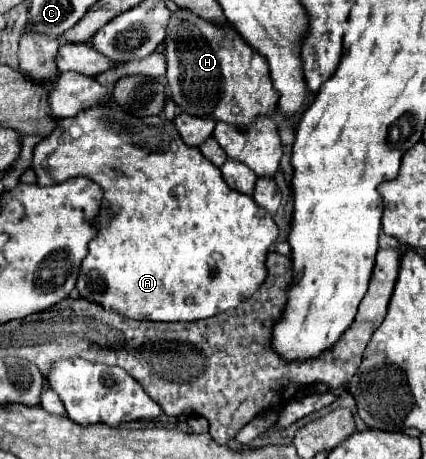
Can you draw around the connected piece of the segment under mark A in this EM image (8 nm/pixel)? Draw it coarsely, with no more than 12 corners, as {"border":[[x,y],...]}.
{"border":[[161,116],[59,118],[37,184],[103,190],[75,288],[135,320],[235,308],[277,224]]}

